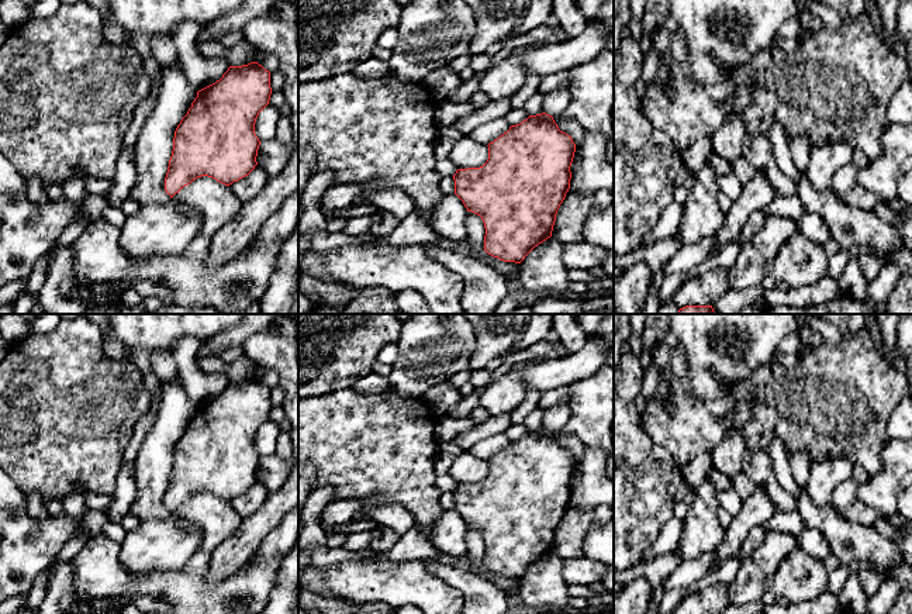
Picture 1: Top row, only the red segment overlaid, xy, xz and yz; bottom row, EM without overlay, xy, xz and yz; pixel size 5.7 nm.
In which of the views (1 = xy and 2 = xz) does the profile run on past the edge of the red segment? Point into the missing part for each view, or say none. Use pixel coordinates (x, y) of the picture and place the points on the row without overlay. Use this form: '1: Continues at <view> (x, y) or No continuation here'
1: No continuation here
2: No continuation here

